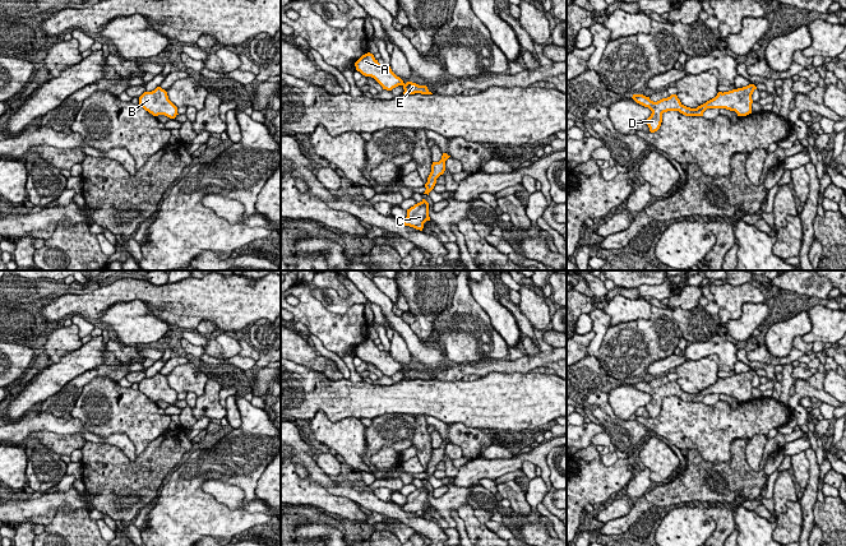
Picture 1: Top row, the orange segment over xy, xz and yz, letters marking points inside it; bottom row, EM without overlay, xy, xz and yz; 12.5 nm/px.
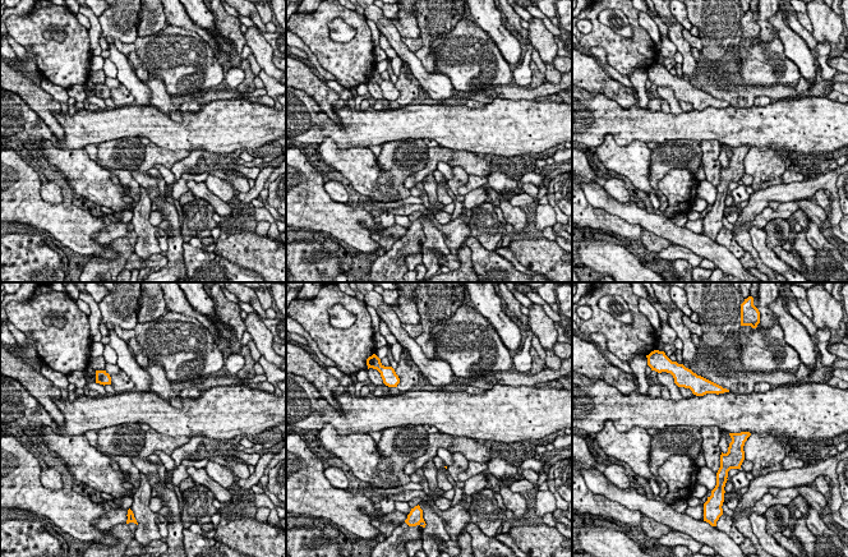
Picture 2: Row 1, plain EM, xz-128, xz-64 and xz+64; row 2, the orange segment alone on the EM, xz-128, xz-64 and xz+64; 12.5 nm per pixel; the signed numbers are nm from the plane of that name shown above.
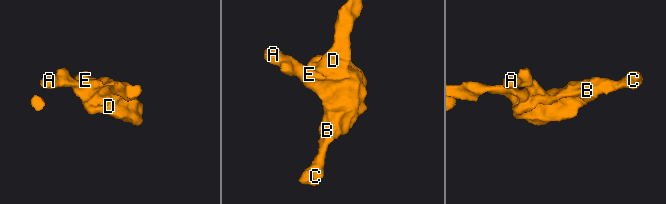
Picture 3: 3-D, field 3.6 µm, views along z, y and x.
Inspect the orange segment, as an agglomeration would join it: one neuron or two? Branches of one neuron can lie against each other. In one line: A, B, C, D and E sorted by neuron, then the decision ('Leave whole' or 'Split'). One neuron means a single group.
Groups: A B C D E. Leave whole

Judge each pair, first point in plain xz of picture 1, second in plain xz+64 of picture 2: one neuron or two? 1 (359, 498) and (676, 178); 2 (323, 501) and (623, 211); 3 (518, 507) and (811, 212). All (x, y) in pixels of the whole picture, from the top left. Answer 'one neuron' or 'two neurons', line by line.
1: two neurons
2: two neurons
3: two neurons

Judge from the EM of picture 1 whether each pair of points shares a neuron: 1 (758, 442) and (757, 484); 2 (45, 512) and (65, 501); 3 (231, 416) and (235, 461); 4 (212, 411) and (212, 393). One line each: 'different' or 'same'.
1: different
2: same
3: different
4: same

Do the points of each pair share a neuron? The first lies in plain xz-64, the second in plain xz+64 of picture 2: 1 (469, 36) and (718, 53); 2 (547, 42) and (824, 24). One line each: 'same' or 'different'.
1: different
2: same

